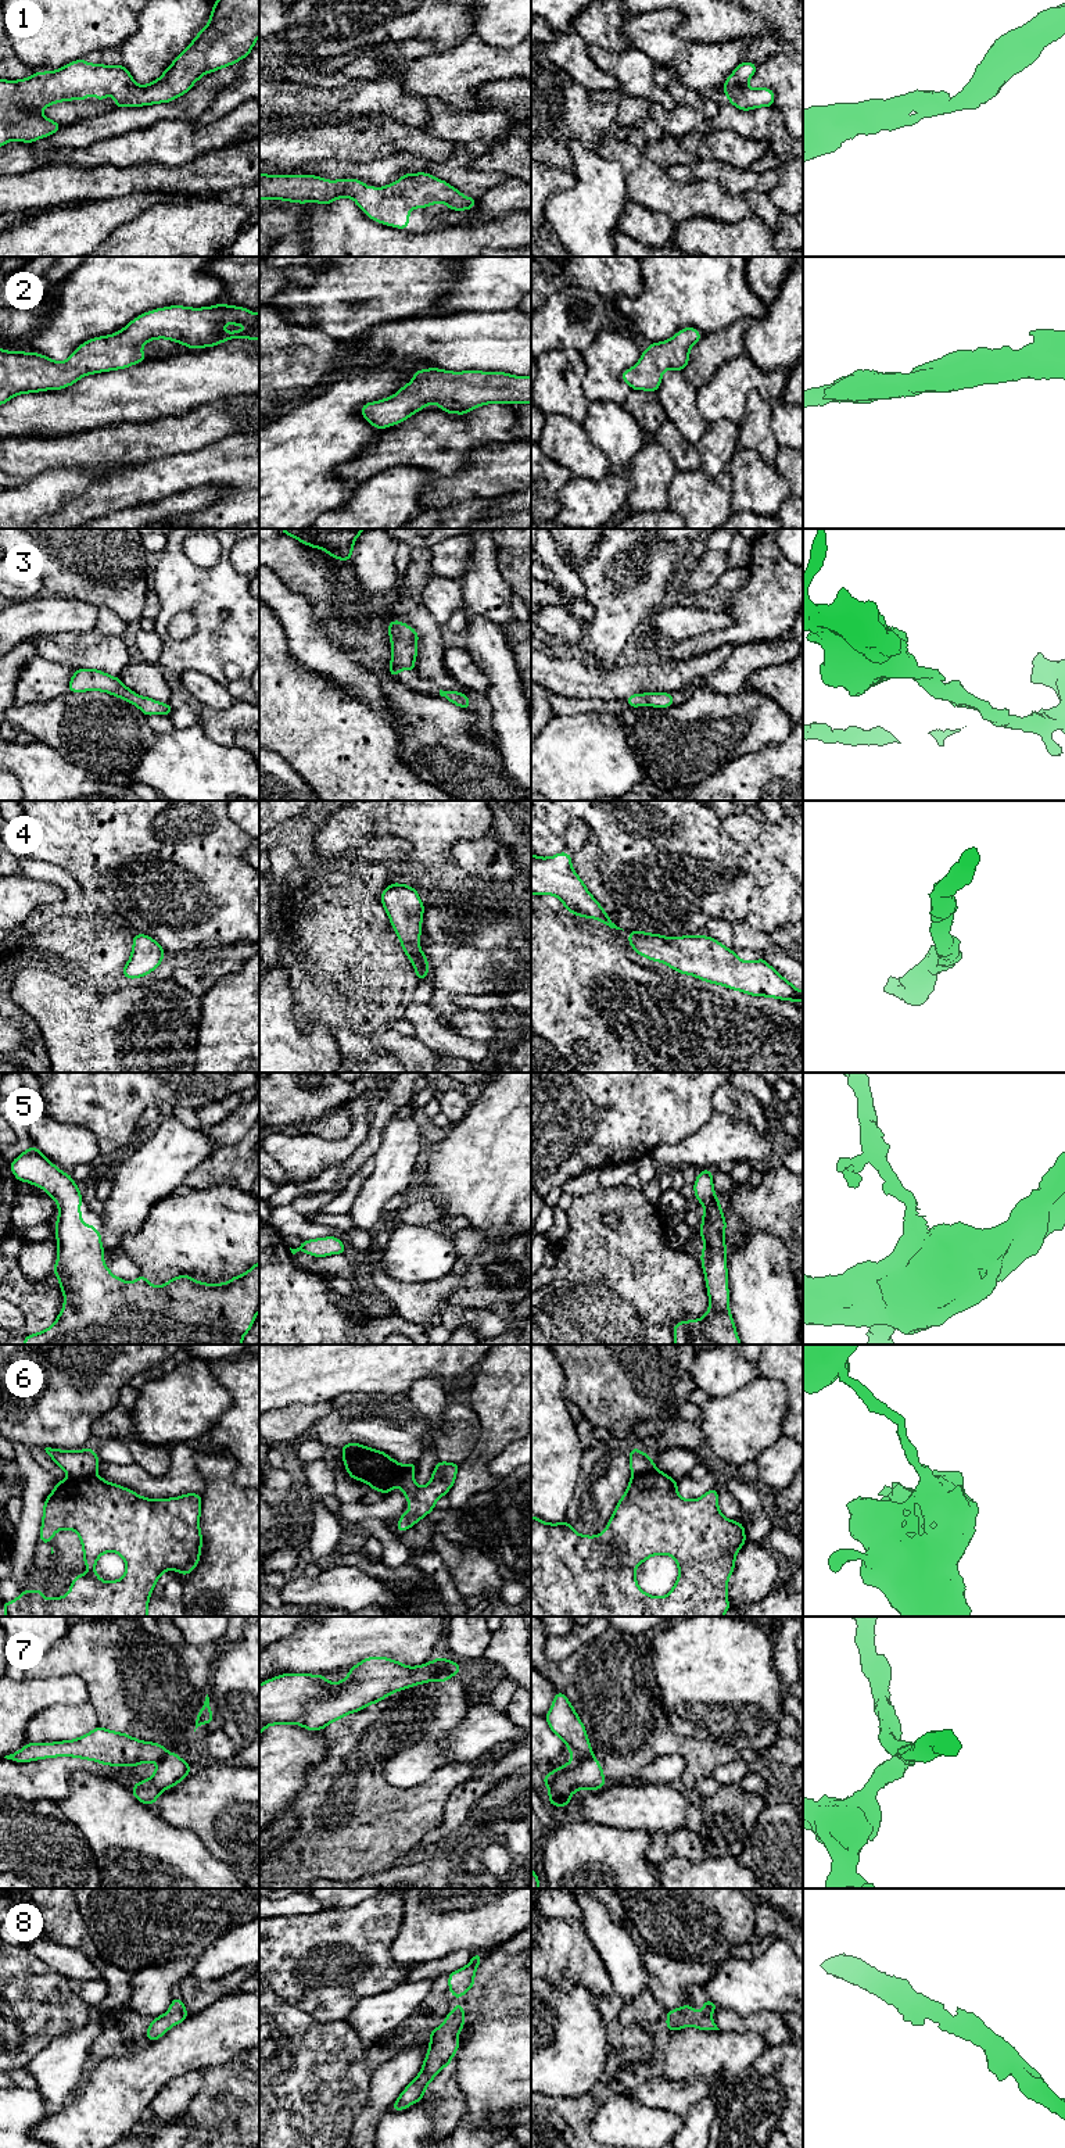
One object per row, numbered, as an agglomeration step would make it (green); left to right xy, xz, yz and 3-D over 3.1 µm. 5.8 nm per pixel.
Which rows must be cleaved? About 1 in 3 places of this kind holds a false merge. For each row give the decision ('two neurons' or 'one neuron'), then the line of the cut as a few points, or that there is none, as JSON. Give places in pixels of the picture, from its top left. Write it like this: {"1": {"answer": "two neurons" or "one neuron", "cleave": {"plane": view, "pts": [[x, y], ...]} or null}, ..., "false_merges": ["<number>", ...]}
{"1": {"answer": "one neuron", "cleave": null}, "2": {"answer": "one neuron", "cleave": null}, "3": {"answer": "one neuron", "cleave": null}, "4": {"answer": "one neuron", "cleave": null}, "5": {"answer": "one neuron", "cleave": null}, "6": {"answer": "two neurons", "cleave": {"plane": "xy", "pts": [[94, 1472], [86, 1477], [70, 1477]]}}, "7": {"answer": "two neurons", "cleave": {"plane": "xz", "pts": [[443, 1660], [433, 1679]]}}, "8": {"answer": "one neuron", "cleave": null}, "false_merges": ["6", "7"]}

